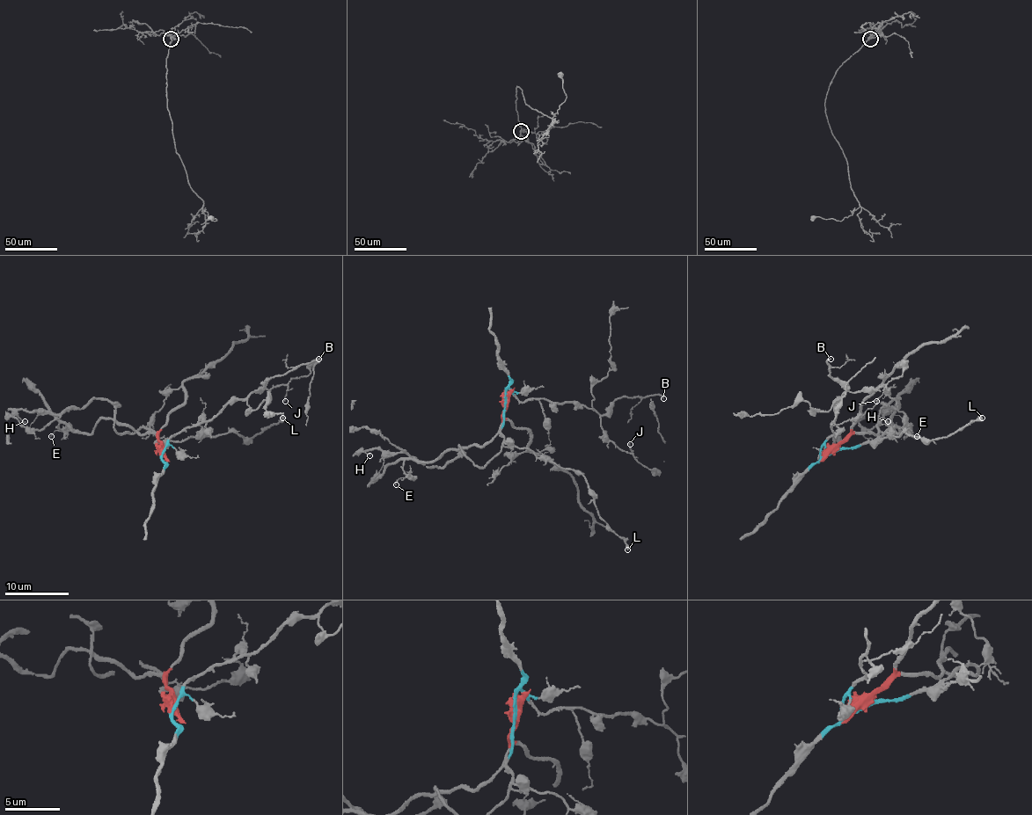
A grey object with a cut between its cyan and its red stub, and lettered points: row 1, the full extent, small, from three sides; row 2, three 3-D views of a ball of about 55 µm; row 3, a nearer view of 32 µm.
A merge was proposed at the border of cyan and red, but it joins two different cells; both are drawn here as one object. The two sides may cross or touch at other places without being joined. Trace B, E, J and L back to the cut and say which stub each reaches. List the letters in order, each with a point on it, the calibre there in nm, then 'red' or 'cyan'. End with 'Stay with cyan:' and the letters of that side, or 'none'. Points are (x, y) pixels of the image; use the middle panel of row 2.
B: place (663, 398); calibre 200 nm; cyan
E: place (396, 484); calibre 90 nm; red
J: place (630, 444); calibre 90 nm; cyan
L: place (627, 549); calibre 480 nm; cyan
Stay with cyan: B, J, L

